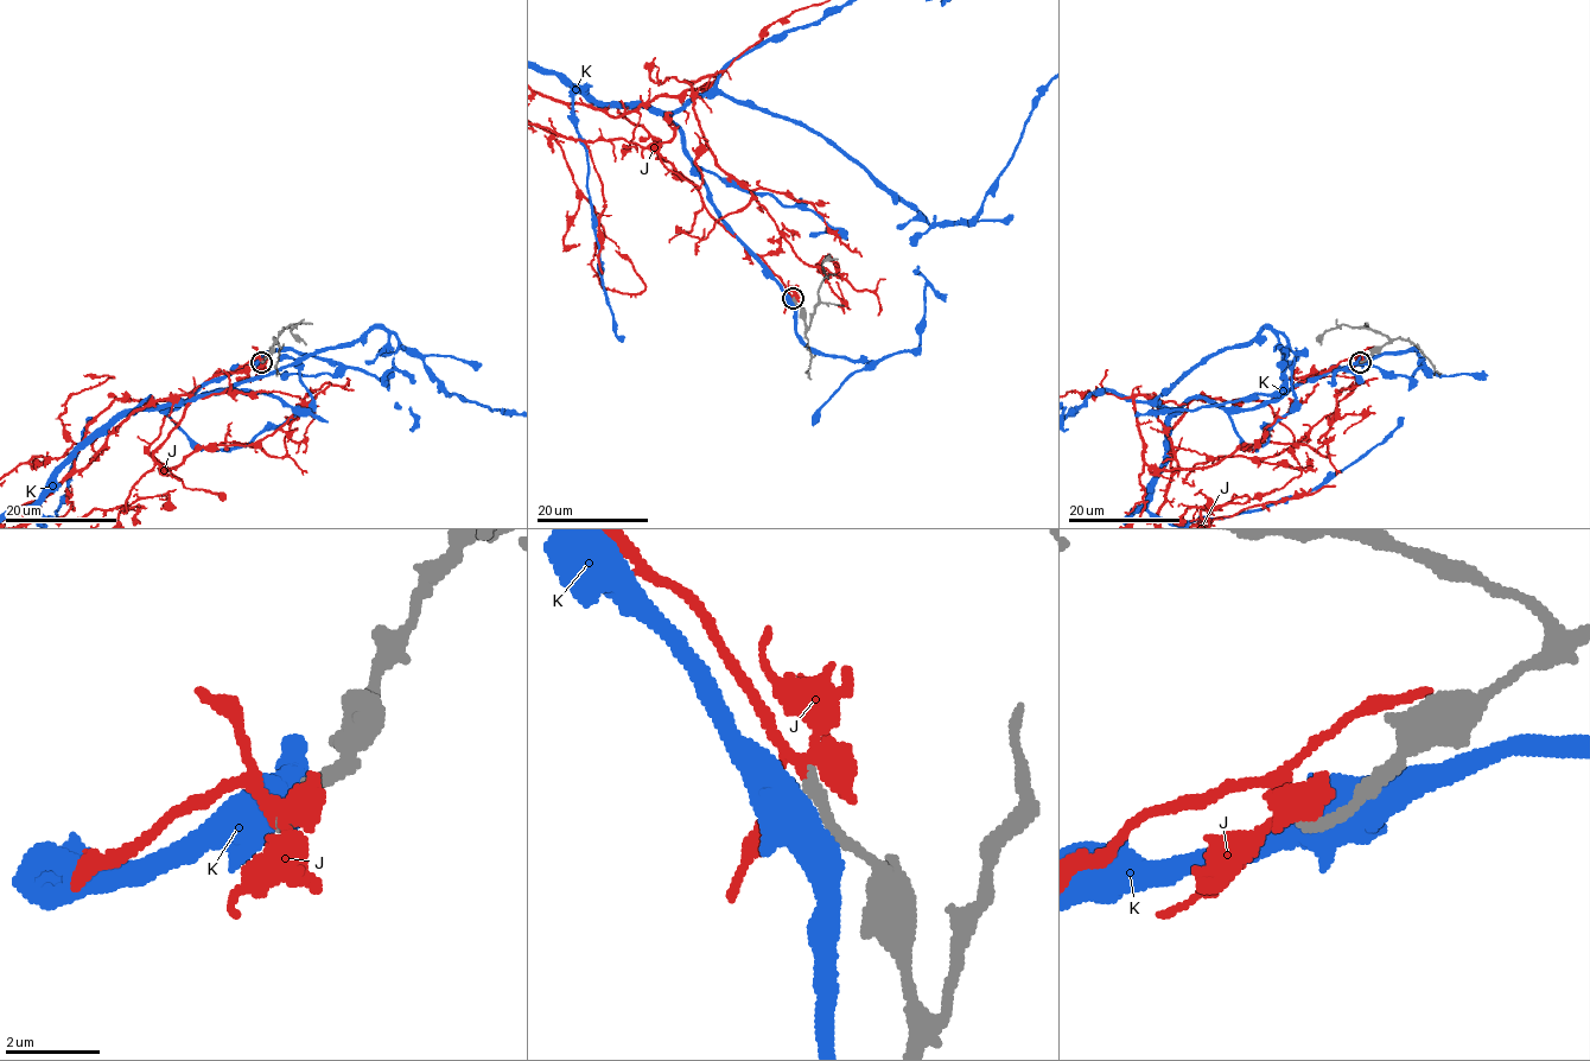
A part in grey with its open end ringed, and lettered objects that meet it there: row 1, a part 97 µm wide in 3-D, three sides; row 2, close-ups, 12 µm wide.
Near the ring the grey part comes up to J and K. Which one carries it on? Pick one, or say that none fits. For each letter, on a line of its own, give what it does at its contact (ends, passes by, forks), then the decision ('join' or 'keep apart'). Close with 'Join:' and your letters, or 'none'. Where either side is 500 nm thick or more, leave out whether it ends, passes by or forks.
J: join
K: keep apart
Join: J

